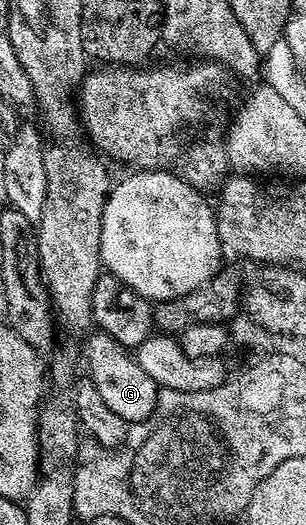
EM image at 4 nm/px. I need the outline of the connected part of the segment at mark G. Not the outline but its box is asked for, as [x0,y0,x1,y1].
[85,331,158,425]

